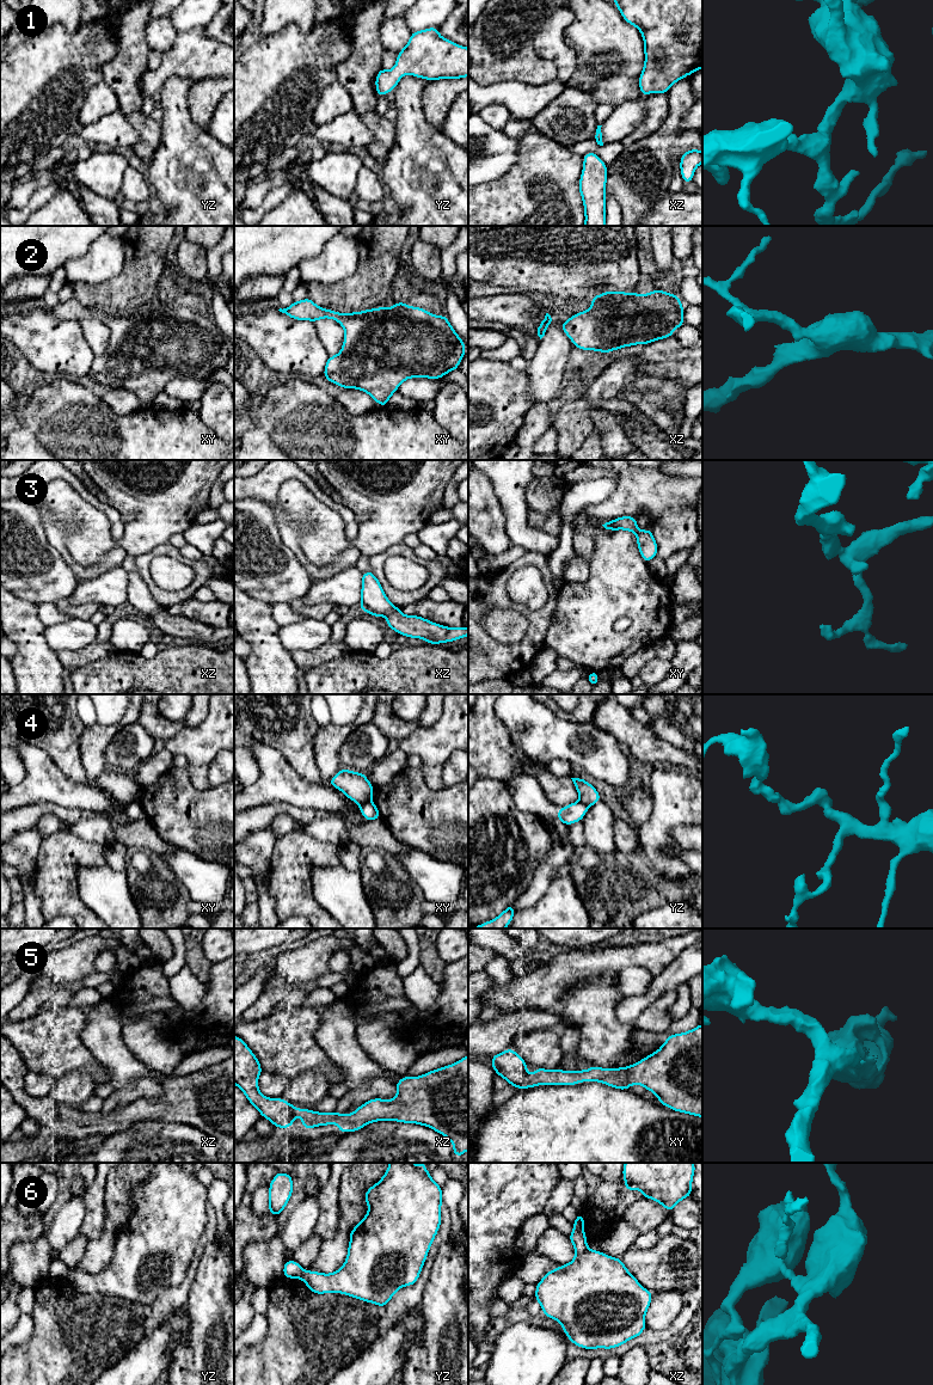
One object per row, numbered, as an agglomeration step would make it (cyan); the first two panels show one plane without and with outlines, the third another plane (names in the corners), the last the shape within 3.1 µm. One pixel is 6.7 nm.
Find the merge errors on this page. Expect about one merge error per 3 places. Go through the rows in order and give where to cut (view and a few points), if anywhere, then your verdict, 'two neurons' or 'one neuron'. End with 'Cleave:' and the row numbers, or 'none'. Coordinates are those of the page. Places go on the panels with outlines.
1: no cut | one neuron
2: no cut | one neuron
3: no cut | one neuron
4: xy (372, 801), (367, 801), (360, 807) | two neurons
5: no cut | one neuron
6: xz (575, 1227), (583, 1232) | two neurons
Cleave: 4, 6

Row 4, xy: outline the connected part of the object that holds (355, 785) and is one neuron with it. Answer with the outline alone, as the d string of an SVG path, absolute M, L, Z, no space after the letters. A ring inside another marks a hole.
M340 768L329 783L331 786L340 790L350 801L356 802L360 807L367 802L372 802L370 797L375 790L364 773L343 768Z

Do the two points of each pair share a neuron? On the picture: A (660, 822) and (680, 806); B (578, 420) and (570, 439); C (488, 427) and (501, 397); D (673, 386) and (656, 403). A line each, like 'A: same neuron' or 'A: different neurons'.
A: same neuron
B: same neuron
C: same neuron
D: different neurons

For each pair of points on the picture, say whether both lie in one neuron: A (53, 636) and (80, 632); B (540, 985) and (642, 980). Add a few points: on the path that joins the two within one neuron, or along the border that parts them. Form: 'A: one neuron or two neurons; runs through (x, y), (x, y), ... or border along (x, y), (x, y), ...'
A: one neuron; runs through (60, 636), (73, 635)
B: two neurons; border along (645, 968), (625, 967), (618, 973)

